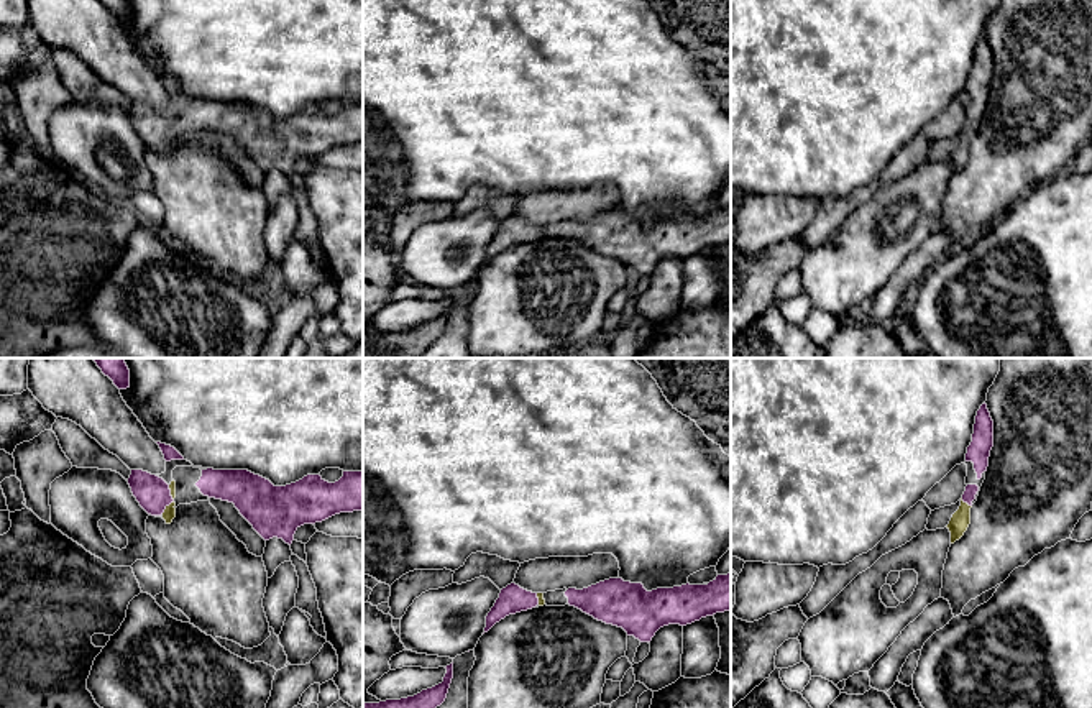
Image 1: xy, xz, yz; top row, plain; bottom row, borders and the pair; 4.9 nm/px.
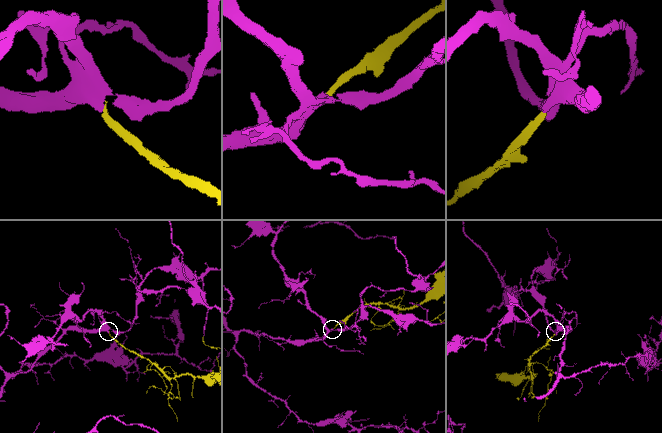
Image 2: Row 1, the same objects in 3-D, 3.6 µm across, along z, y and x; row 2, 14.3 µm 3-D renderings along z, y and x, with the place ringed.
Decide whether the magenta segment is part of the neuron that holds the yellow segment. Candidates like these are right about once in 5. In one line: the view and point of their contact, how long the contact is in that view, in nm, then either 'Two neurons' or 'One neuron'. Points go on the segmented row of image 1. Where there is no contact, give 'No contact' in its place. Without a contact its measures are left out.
Touches yellow at yz (966, 503). Shared border 70 nm. One neuron

